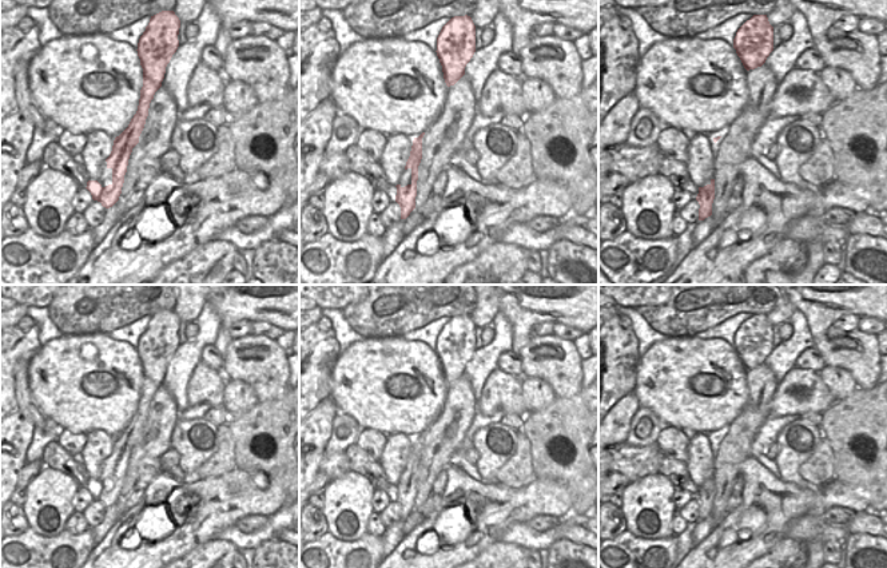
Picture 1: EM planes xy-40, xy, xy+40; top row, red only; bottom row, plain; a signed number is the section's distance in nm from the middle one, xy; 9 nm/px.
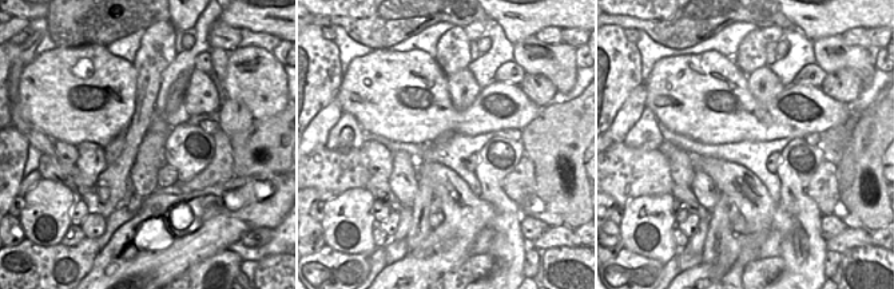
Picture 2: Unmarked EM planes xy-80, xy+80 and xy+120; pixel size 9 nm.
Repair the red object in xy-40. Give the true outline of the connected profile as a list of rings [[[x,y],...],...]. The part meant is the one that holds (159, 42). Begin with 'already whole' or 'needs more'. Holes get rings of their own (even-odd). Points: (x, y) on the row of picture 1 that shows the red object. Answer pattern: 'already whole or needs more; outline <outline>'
already whole; outline [[[162,11],[151,16],[146,31],[138,43],[138,56],[143,68],[143,87],[138,111],[128,127],[115,138],[112,151],[106,159],[107,168],[112,170],[112,183],[103,187],[98,180],[88,180],[87,190],[92,199],[103,207],[112,207],[122,194],[124,175],[132,148],[139,143],[139,136],[148,116],[150,103],[162,87],[166,67],[179,47],[180,20],[174,11]]]

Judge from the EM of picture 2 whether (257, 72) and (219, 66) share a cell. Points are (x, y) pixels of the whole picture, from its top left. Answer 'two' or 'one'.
two

